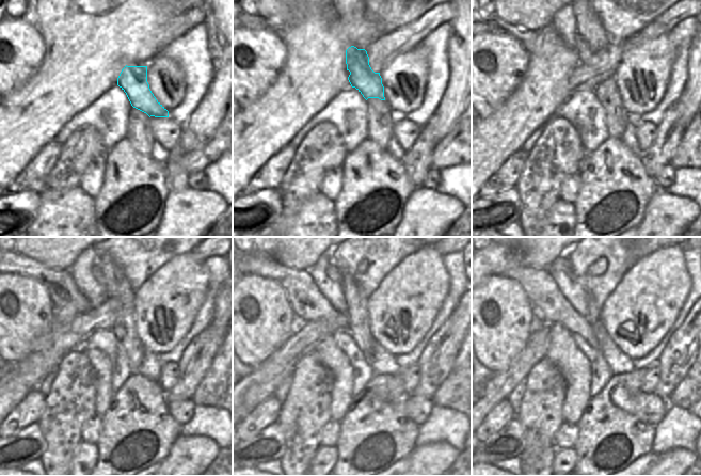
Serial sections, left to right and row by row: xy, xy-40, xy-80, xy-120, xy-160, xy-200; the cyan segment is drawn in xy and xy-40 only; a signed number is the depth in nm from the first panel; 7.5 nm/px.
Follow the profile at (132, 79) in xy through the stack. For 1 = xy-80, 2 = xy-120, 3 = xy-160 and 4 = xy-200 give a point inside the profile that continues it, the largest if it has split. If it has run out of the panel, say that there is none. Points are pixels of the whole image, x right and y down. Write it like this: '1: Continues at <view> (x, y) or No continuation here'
1: Continues at xy-80 (599, 64)
2: Continues at xy-120 (116, 304)
3: Continues at xy-160 (332, 271)
4: Continues at xy-200 (559, 264)

